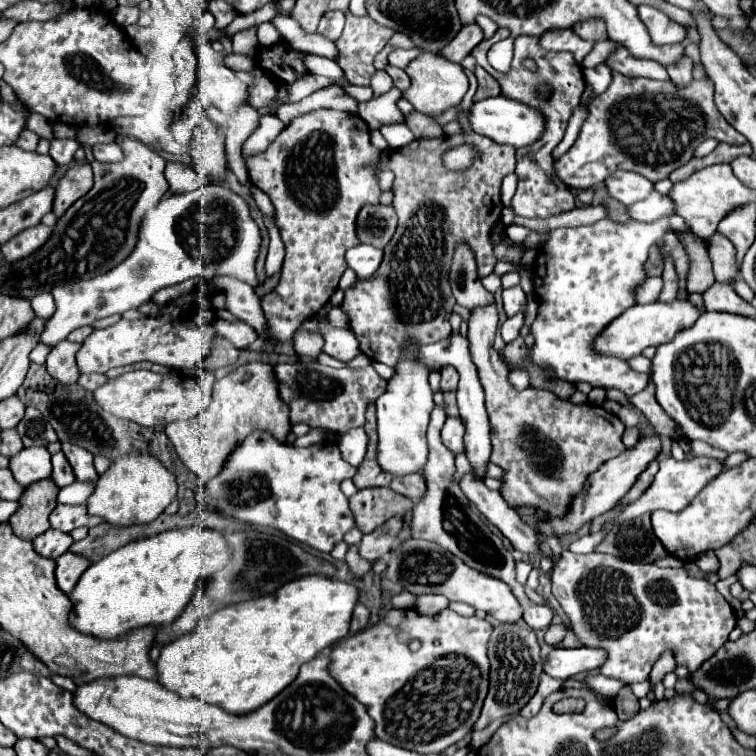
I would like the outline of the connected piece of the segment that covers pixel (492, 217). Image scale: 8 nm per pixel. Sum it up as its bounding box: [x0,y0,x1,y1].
[342,112,516,366]

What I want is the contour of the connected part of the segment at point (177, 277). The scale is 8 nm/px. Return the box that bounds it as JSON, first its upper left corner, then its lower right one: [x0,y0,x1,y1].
[40,184,260,348]

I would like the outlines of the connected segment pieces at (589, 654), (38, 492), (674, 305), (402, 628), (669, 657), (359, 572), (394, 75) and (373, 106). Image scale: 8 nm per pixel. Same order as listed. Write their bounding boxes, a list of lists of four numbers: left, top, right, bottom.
[[544,646,608,680],[8,478,58,540],[596,300,702,358],[328,608,492,754],[650,650,676,686],[346,546,372,580],[386,66,410,92],[358,88,406,130]]

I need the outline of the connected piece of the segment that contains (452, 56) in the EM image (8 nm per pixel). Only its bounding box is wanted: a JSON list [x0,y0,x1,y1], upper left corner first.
[440,24,484,62]

